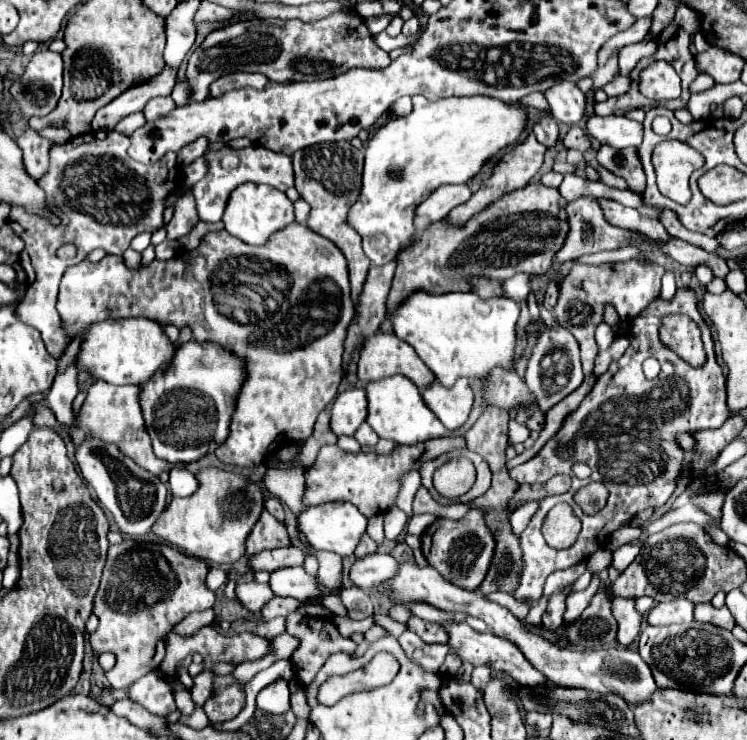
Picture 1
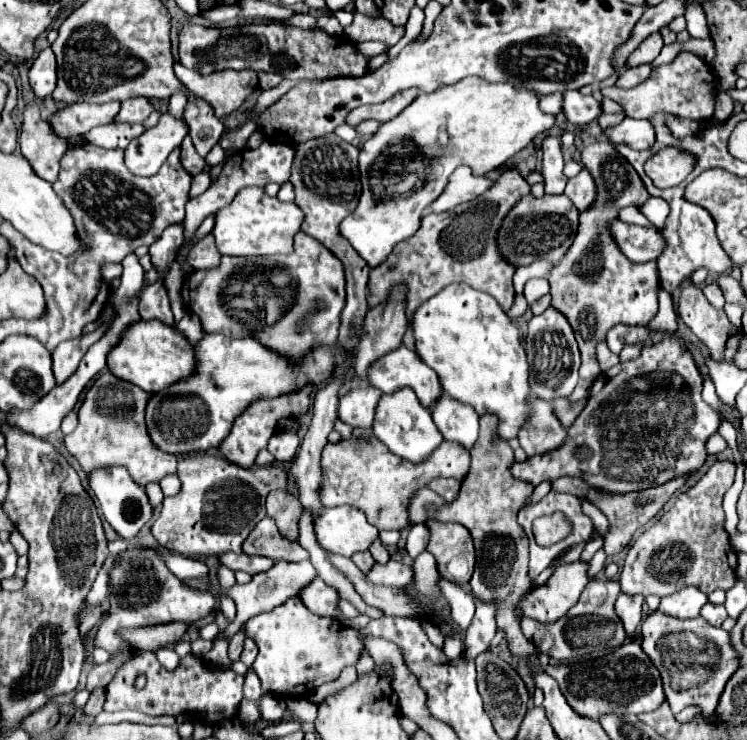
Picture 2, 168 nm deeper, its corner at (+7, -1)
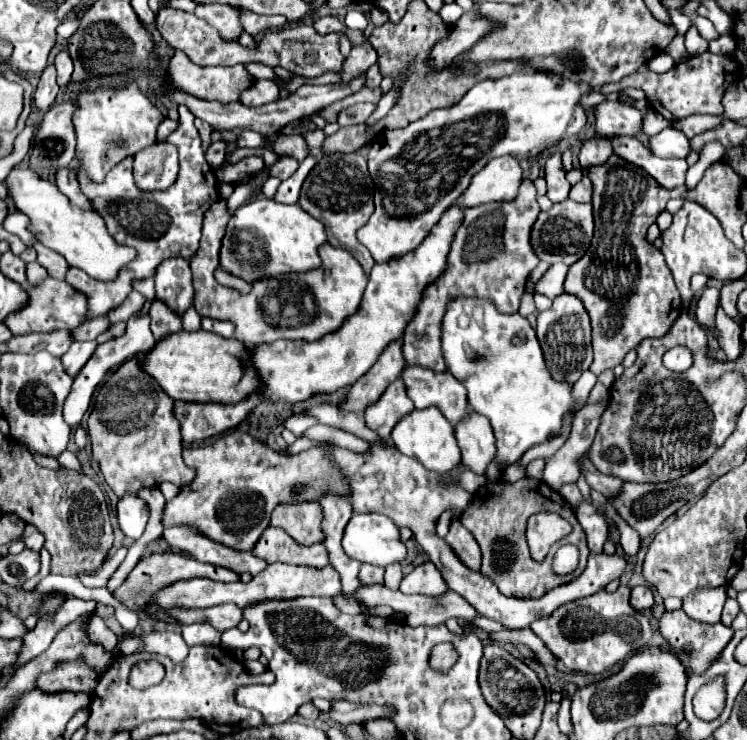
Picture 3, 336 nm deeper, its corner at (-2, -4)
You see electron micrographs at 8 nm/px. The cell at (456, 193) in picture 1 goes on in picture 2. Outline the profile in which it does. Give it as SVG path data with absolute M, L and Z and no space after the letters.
M459 167L451 175L451 179L449 179L447 187L443 189L443 193L429 205L429 209L433 213L451 211L457 205L475 199L477 195L487 191L491 185L493 185L491 179L487 179L487 177L473 177L469 167Z

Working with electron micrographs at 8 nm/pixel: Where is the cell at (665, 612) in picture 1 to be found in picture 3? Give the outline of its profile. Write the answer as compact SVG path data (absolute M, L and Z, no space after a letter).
M726 586L694 590L684 598L684 612L694 620L716 624L720 622L726 598Z

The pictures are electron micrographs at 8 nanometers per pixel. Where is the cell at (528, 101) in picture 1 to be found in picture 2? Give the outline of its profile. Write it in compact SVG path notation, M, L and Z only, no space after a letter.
M555 93L555 95L545 95L539 99L539 107L541 111L547 111L547 113L559 113L561 111L561 93Z

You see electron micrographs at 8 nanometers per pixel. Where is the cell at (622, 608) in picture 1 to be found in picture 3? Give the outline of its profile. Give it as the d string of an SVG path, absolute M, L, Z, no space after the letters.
M634 586L632 588L632 606L636 610L652 608L652 604L654 604L654 592L650 586Z

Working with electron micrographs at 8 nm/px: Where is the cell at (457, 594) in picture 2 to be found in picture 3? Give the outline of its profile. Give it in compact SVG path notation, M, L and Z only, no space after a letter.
M476 618L472 624L478 626L480 630L484 630L484 632L500 632L500 630L506 630L504 626L500 626L500 622L494 622L494 620L488 620L488 618Z

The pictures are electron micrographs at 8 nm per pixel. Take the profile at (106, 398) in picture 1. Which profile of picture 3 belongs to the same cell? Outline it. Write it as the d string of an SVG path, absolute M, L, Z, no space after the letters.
M138 358L124 362L110 378L100 386L98 396L104 398L104 408L94 408L88 416L88 436L92 442L92 458L100 464L106 484L116 496L128 492L138 492L140 488L154 488L162 482L174 482L178 486L192 482L194 470L188 468L182 460L182 442L180 442L180 422L174 416L174 400L160 390L160 384L140 368Z

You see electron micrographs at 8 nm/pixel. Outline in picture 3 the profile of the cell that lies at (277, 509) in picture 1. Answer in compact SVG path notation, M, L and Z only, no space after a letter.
M300 502L290 506L276 506L270 524L282 528L298 544L312 546L324 540L324 532L320 530L320 518L322 514L318 502Z

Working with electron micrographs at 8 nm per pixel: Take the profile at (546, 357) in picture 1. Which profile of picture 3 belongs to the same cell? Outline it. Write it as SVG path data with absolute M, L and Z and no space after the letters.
M560 294L554 298L552 308L546 312L538 314L538 324L536 324L538 340L544 350L546 364L556 380L566 380L566 382L576 382L584 370L590 368L592 364L592 326L588 312L584 310L584 304L580 298L574 298L572 294Z

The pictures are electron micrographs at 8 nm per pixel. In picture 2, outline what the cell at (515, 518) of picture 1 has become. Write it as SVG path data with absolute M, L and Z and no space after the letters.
M543 481L541 485L537 485L535 487L535 491L533 491L533 495L531 495L531 499L527 499L527 503L525 505L535 505L535 503L539 503L547 493L551 491L551 483L549 481Z

